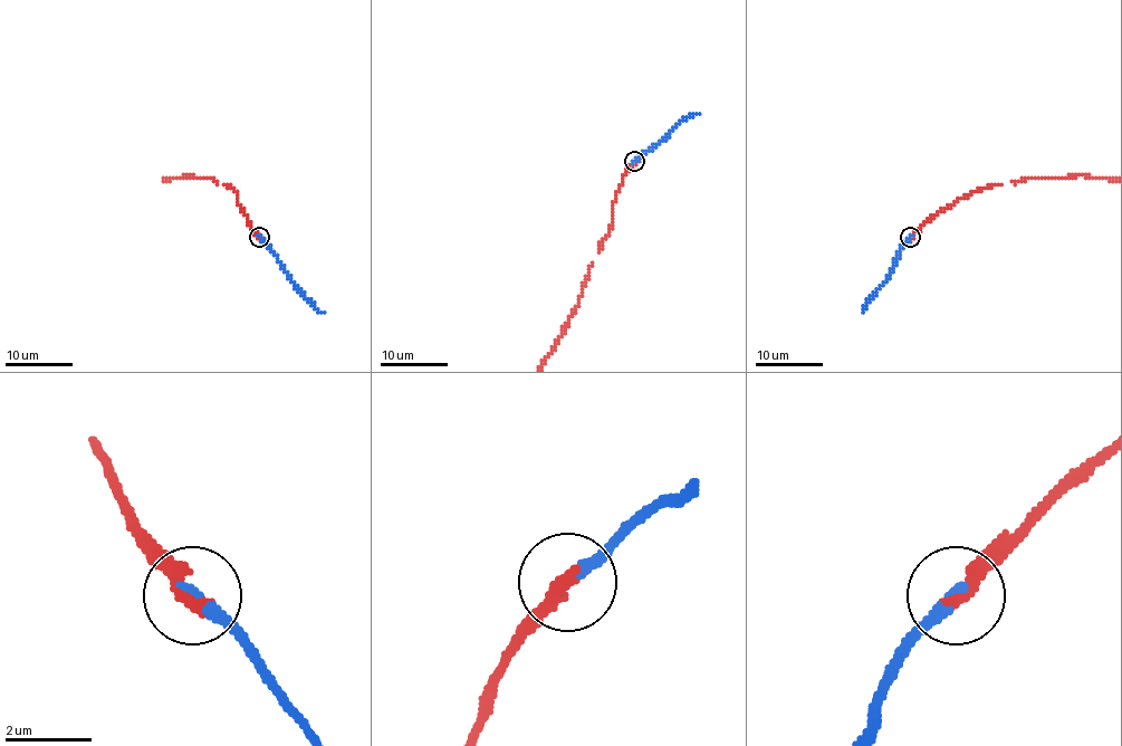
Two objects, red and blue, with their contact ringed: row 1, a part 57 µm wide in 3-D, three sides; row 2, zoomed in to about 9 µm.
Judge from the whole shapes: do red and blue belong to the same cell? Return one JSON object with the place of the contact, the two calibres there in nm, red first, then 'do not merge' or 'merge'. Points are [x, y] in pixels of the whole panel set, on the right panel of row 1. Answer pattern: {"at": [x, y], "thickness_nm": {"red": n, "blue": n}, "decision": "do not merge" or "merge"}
{"at": [910, 237], "thickness_nm": {"red": 400, "blue": 260}, "decision": "merge"}

